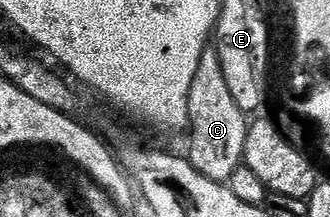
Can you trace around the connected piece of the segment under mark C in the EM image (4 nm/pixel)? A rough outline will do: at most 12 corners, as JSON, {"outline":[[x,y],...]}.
{"outline":[[201,53],[189,85],[193,169],[230,184],[249,115],[221,57]]}

